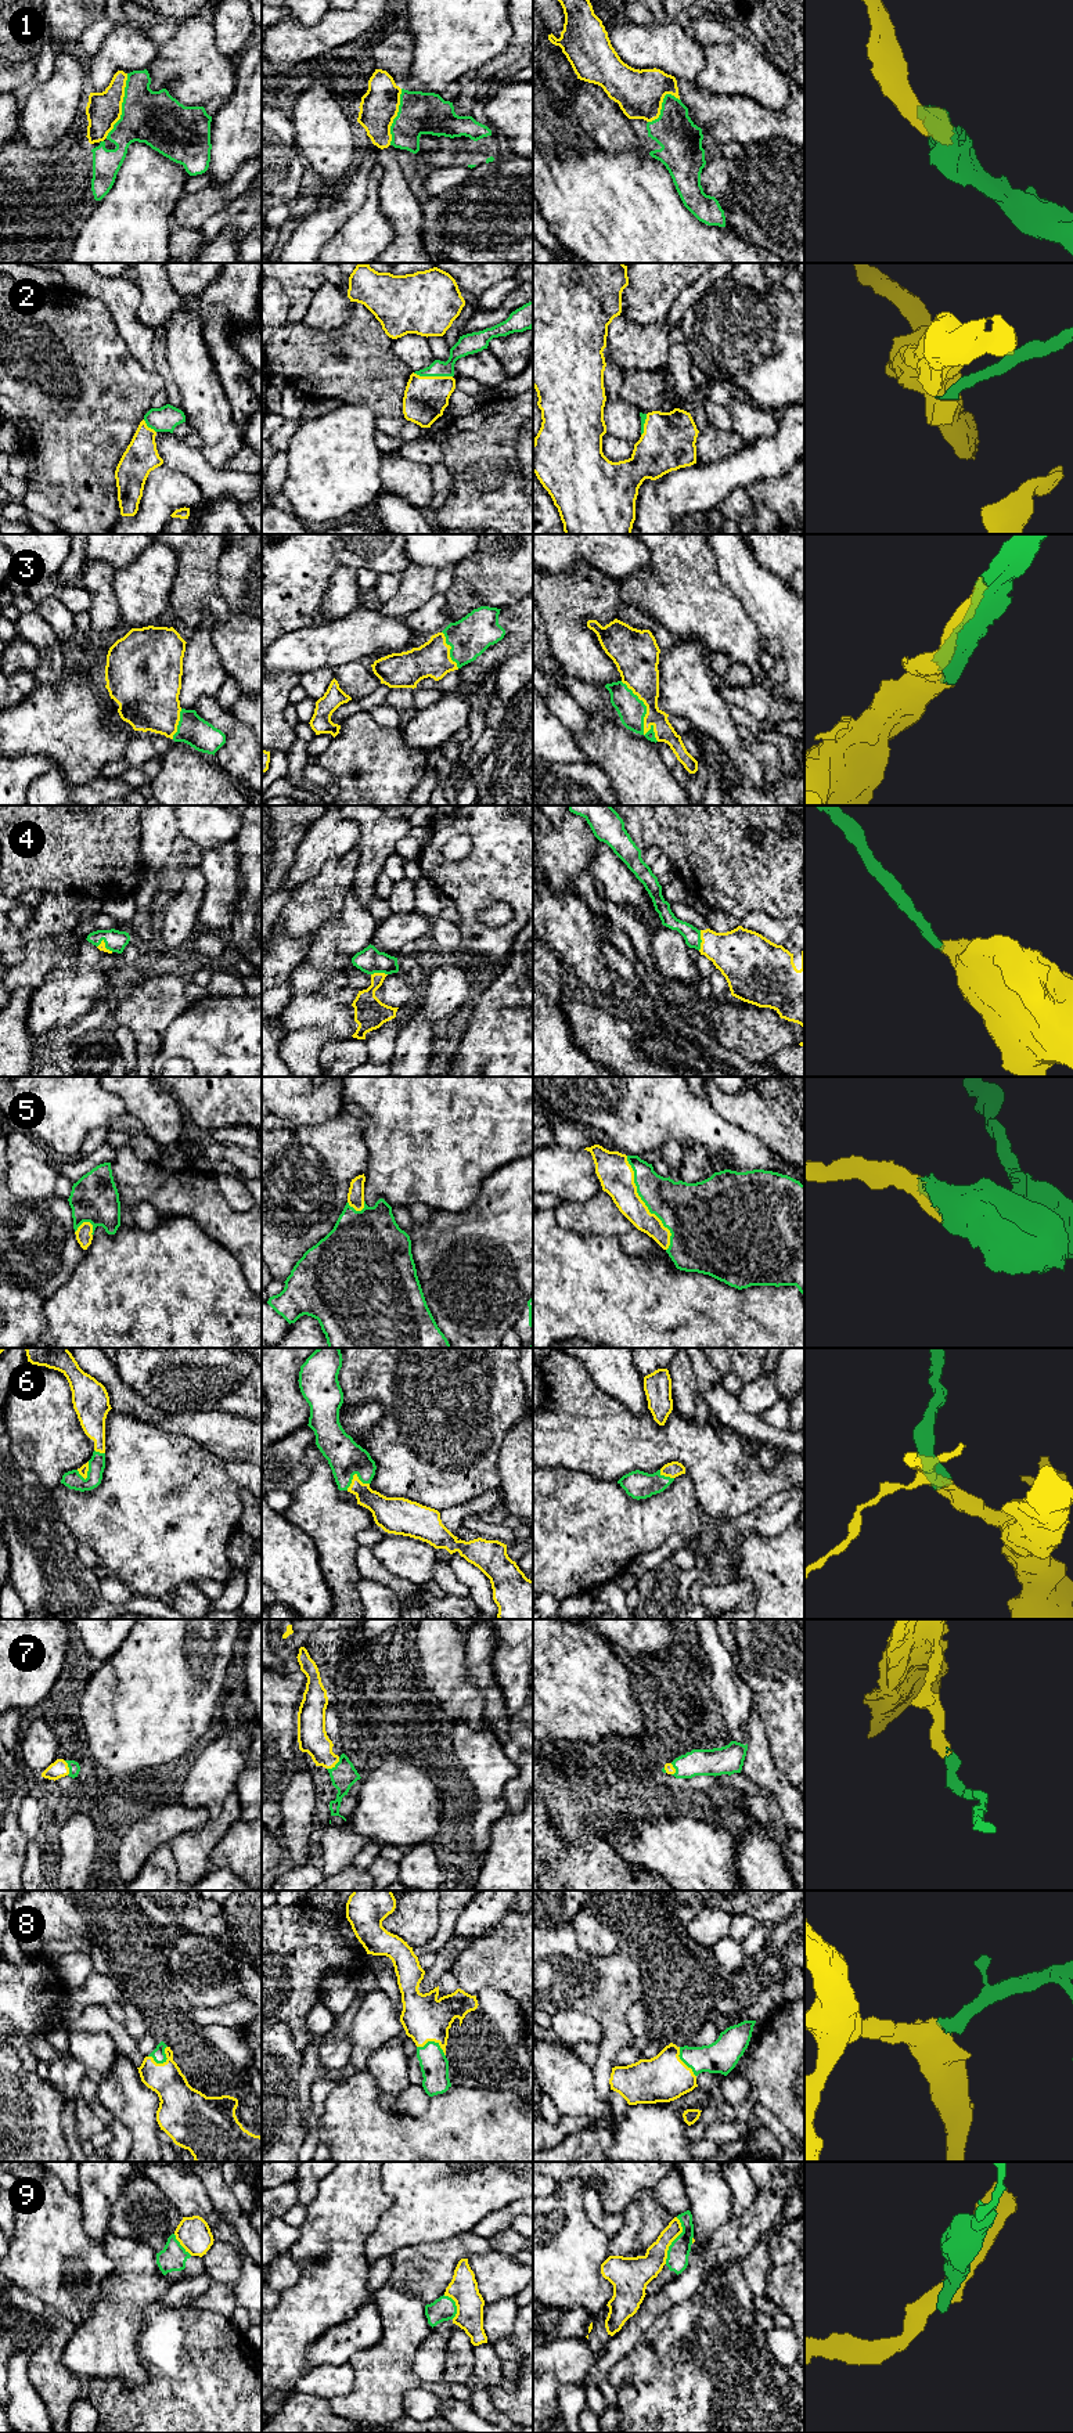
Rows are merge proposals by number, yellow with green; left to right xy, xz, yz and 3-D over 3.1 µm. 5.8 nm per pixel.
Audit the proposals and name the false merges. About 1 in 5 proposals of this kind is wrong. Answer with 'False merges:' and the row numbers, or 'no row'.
False merges: 1, 9

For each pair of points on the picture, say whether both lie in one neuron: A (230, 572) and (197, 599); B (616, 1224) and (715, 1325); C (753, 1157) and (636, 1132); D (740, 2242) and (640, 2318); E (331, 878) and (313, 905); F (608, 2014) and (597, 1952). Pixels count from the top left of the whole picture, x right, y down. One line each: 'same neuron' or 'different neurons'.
A: different neurons
B: different neurons
C: same neuron
D: same neuron
E: same neuron
F: different neurons

